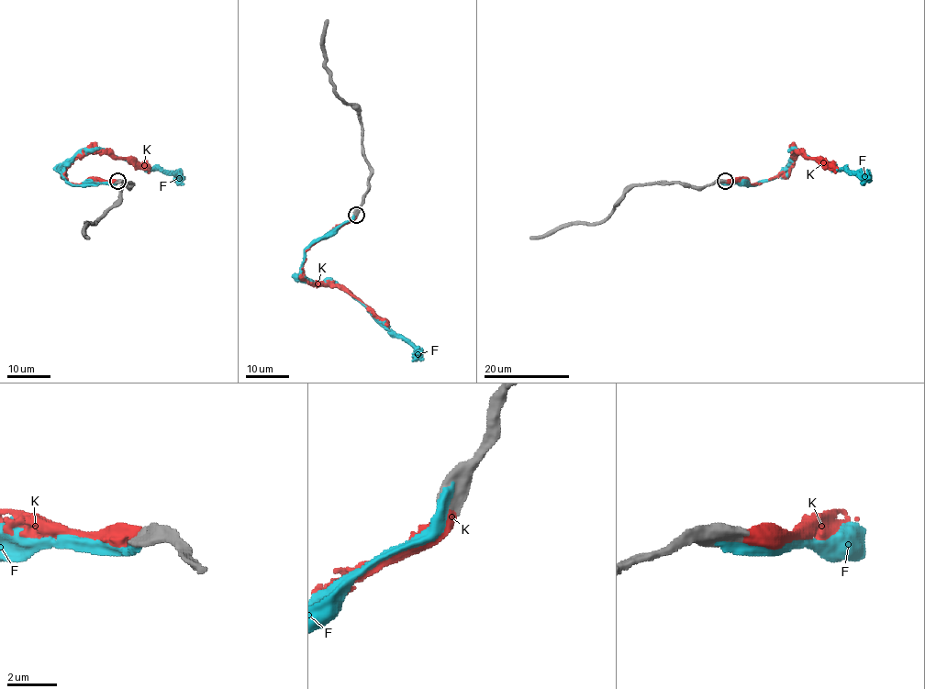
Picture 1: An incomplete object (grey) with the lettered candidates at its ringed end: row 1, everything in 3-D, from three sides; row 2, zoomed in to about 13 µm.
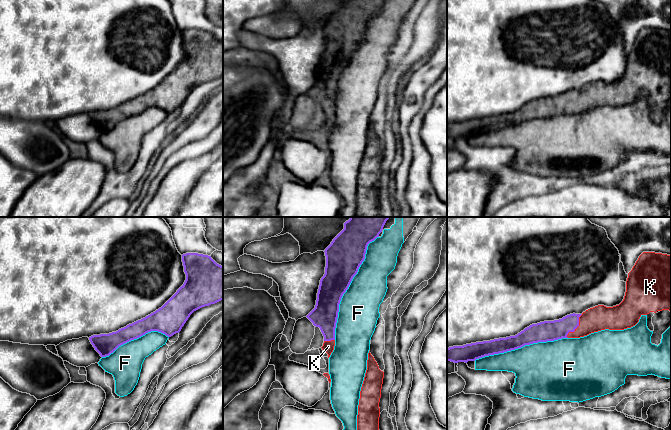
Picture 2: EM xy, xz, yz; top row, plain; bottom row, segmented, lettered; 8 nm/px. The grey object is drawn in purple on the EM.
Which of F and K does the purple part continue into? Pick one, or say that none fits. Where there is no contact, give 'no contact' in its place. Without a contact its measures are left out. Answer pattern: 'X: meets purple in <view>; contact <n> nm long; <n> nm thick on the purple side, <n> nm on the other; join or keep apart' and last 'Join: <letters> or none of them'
F: meets purple in xz; contact 900 nm long; 300 nm thick on the purple side, 320 nm on the other; keep apart
K: meets purple in yz; contact 220 nm long; 160 nm thick on the purple side, 200 nm on the other; join
Join: K

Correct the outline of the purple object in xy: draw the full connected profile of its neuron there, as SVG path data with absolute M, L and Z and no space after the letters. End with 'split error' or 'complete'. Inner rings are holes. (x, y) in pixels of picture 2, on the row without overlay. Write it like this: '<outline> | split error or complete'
M198 29L183 30L182 38L186 56L161 84L116 108L89 113L101 133L151 107L171 113L181 107L194 87L223 76L223 42Z | complete

